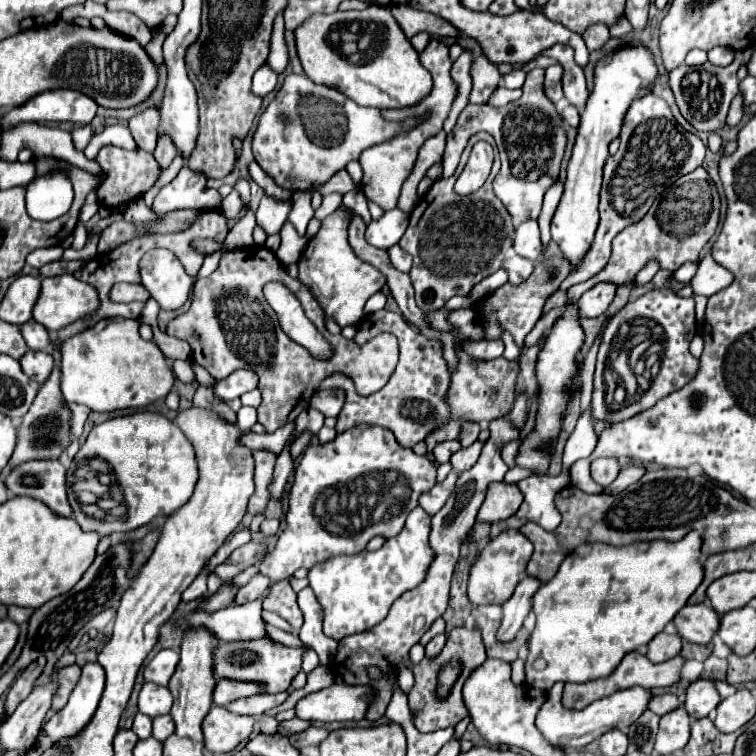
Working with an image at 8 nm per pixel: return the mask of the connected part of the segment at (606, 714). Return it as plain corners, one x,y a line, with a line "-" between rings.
556,683
550,691
546,701
542,703
538,715
536,715
536,727
538,731
544,735
544,739
552,745
552,747
560,747
560,749
582,749
588,743
592,743
594,739
598,739
600,735
604,735
610,729
628,729
636,717
640,717
640,713
646,709
648,701
650,701
650,691
648,689
640,689
640,687
632,687
632,689
624,689
624,691
616,691
614,695
608,695
604,699
598,699
594,703
590,703
586,709
582,711
572,711
566,709
560,703
562,697
562,687
560,683

